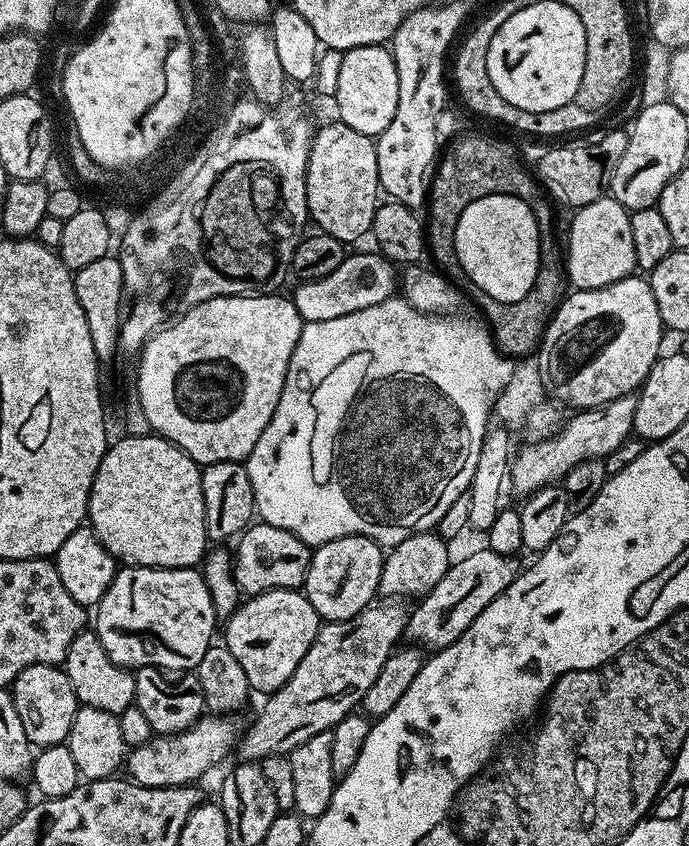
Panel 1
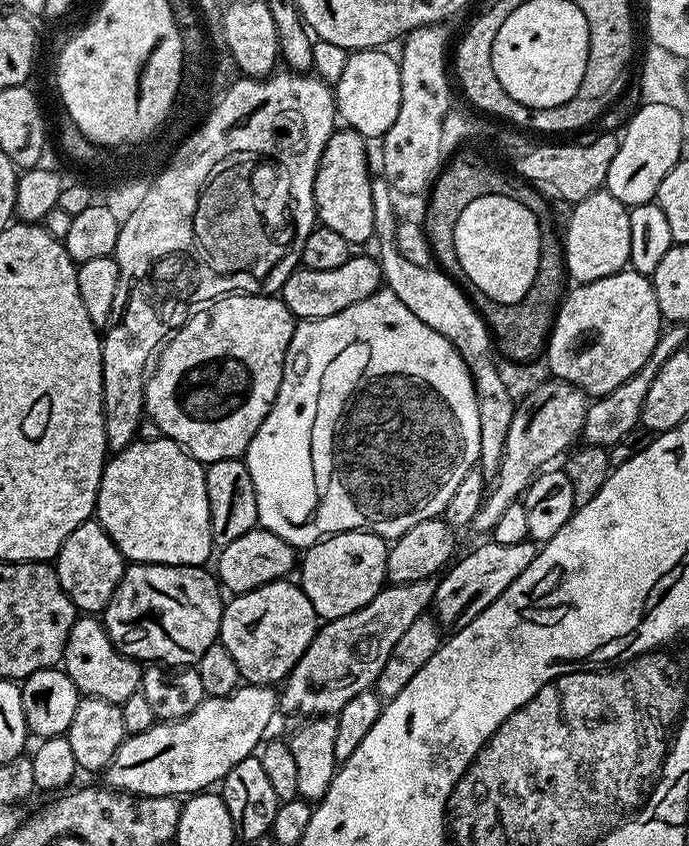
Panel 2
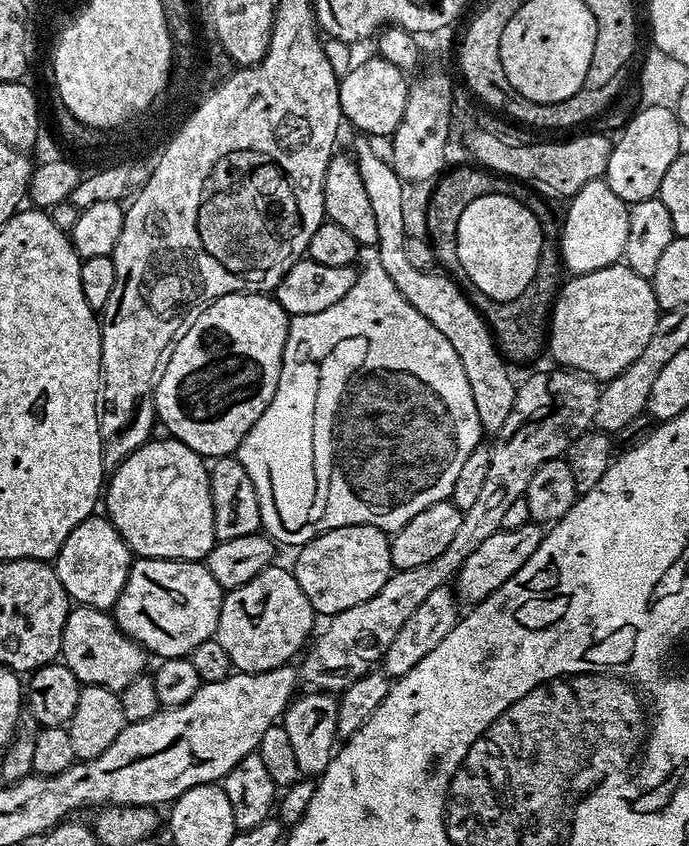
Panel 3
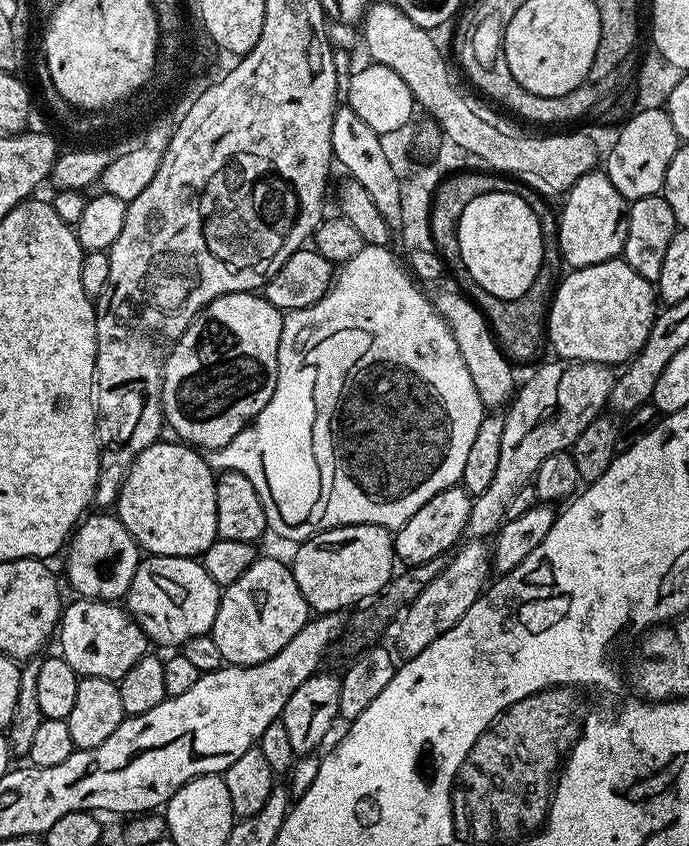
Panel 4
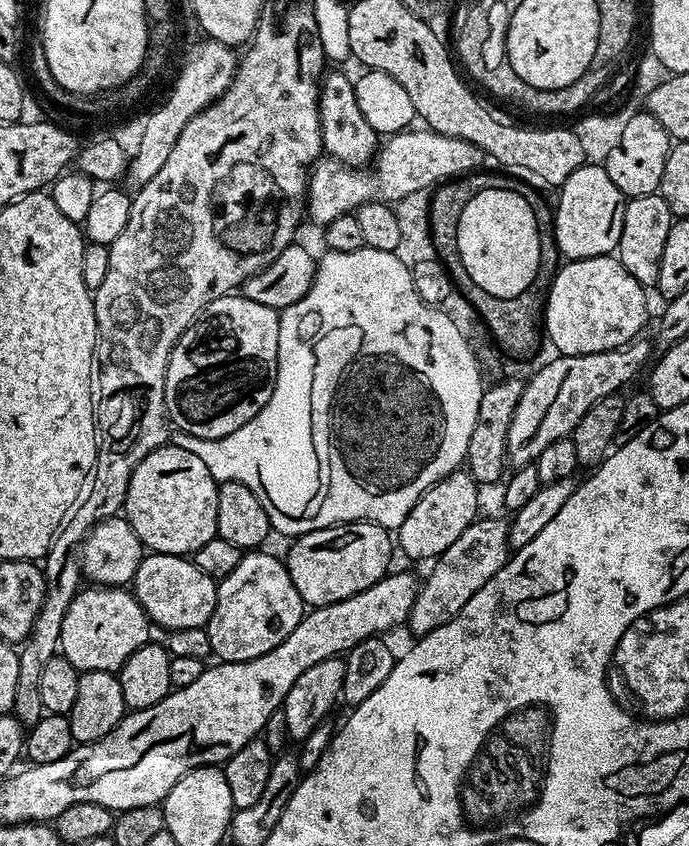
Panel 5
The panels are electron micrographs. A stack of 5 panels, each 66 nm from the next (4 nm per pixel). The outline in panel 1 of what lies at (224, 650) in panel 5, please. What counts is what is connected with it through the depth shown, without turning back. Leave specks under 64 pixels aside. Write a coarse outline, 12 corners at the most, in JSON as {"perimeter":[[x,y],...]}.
{"perimeter":[[303,591],[247,597],[222,644],[253,693],[281,688],[321,626]]}

